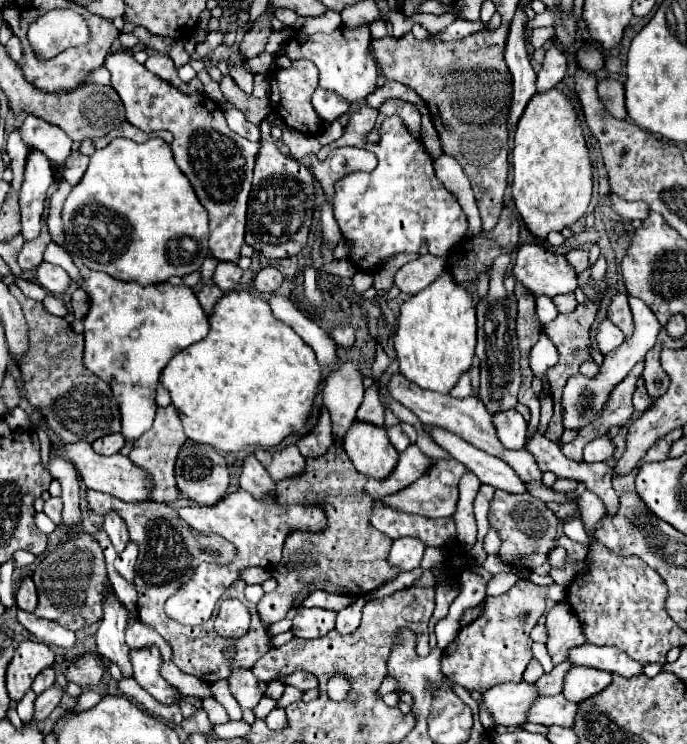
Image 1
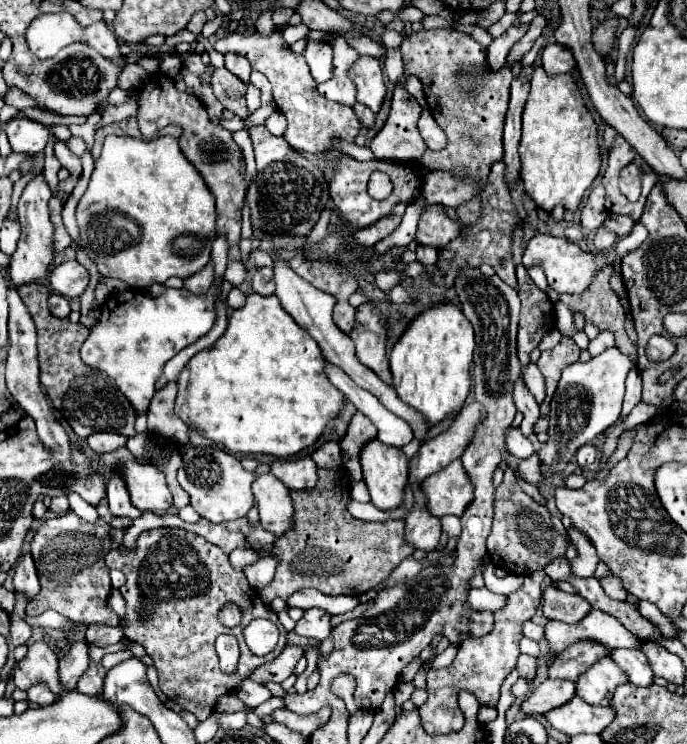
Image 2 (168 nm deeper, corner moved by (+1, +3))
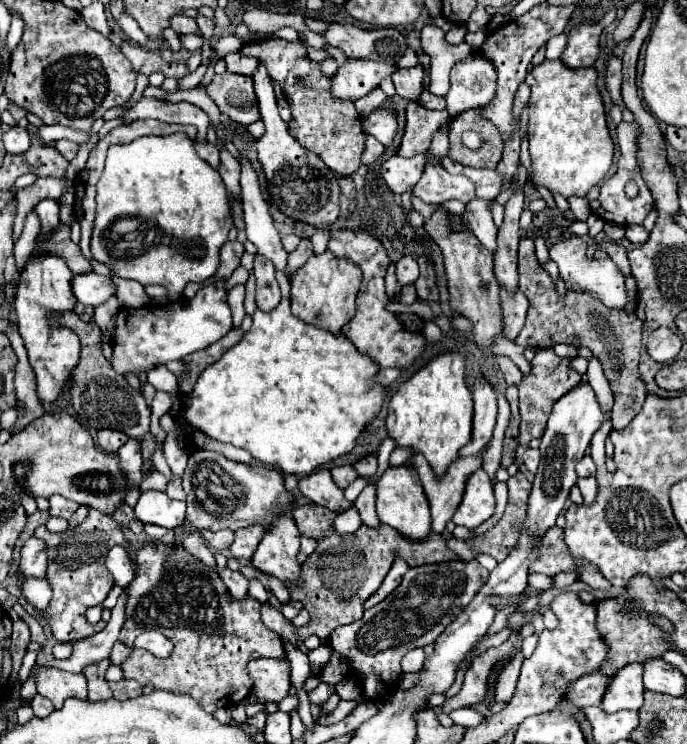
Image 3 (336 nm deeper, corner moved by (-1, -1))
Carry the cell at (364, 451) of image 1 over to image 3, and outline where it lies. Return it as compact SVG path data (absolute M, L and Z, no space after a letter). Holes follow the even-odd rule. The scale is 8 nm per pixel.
M406 465L390 467L378 481L376 491L378 491L376 511L384 525L398 529L398 533L402 533L404 537L410 537L412 541L420 541L422 537L428 537L428 533L430 533L430 505L424 495L424 489L422 489L416 469L410 469Z

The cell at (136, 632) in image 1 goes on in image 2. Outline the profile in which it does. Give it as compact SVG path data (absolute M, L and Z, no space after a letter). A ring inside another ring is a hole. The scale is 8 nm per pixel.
M116 643L112 647L96 647L96 645L90 645L90 665L88 669L84 671L84 677L80 677L78 681L78 691L80 693L86 693L86 695L96 695L102 691L104 687L104 677L106 677L106 669L102 667L102 657L108 655L108 653L116 653L116 651L126 651L130 647L130 643Z

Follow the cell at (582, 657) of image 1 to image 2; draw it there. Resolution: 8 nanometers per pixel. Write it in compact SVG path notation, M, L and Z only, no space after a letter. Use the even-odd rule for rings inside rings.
M612 649L608 657L626 673L628 681L640 687L646 687L652 683L654 673L648 665L648 659L638 649Z

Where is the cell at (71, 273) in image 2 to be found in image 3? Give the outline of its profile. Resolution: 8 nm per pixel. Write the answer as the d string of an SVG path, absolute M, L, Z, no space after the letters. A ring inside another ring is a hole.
M86 273L72 277L72 291L74 297L90 307L98 307L106 303L112 295L116 295L116 285L110 277L98 275L98 273Z

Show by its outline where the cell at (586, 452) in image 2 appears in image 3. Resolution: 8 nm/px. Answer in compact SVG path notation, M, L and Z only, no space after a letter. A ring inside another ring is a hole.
M590 455L582 457L582 461L578 461L576 473L578 473L578 477L594 477L596 475L596 465L594 465Z

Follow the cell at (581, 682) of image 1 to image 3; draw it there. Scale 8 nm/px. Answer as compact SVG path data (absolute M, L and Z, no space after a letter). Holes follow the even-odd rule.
M632 663L618 671L608 685L608 691L600 707L606 713L616 713L620 709L640 709L644 701L642 671L642 663Z

